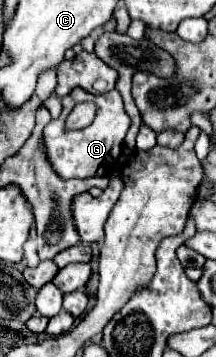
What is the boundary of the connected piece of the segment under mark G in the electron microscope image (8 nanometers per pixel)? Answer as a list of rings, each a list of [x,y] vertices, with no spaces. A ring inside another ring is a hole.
[[[72,90],[64,100],[62,100],[62,114],[52,120],[46,128],[44,128],[44,146],[48,152],[48,158],[54,166],[54,170],[58,170],[58,174],[62,178],[90,178],[90,176],[106,176],[110,172],[110,168],[116,164],[118,156],[122,154],[122,142],[124,136],[128,132],[128,124],[130,118],[124,110],[124,102],[122,96],[118,94],[118,90],[110,90],[106,94],[88,94],[84,90]],[[78,102],[96,102],[98,104],[98,114],[96,120],[82,128],[82,130],[66,130],[64,122],[66,116],[70,114],[70,110],[78,104]]]

